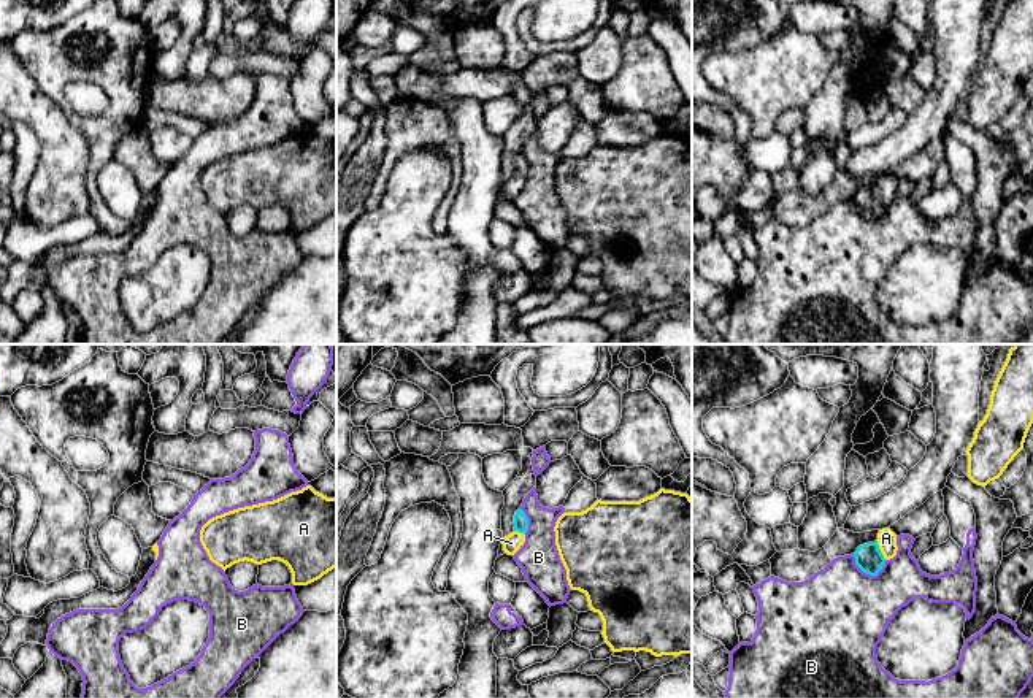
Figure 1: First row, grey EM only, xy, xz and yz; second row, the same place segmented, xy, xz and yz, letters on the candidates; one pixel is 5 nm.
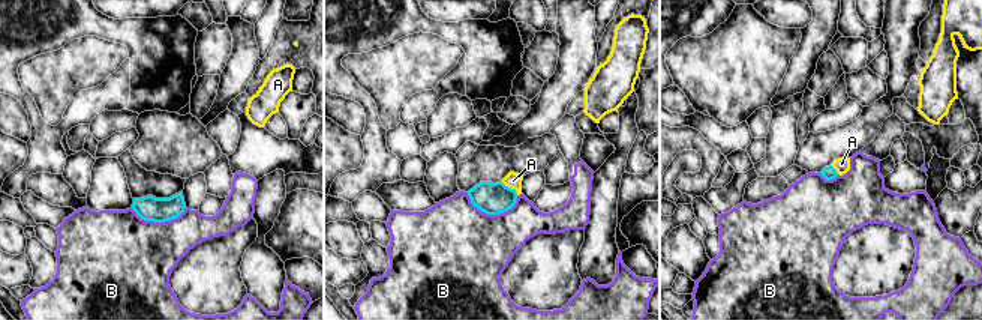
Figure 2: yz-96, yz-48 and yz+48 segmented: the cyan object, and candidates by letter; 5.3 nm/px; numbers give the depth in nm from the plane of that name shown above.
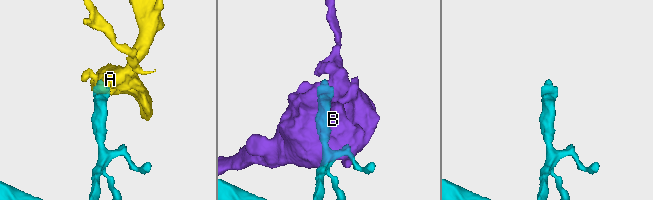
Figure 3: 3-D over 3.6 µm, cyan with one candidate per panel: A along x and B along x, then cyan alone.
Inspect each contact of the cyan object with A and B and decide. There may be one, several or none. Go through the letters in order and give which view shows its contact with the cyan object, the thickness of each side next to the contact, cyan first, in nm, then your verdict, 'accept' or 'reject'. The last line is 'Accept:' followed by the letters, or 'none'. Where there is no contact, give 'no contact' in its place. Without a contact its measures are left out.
A: contact in yz; calibres 140 and 100 nm; accept
B: contact in yz; calibres 140 and 480 nm; reject
Accept: A

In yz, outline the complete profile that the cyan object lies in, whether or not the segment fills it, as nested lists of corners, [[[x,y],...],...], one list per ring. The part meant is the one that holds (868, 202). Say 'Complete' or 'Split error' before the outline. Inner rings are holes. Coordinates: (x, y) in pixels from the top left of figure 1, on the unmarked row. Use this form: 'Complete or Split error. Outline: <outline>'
Split error. Outline: [[[882,173],[874,187],[858,190],[854,197],[855,209],[866,219],[876,221],[884,208],[897,200],[897,179],[890,173]]]

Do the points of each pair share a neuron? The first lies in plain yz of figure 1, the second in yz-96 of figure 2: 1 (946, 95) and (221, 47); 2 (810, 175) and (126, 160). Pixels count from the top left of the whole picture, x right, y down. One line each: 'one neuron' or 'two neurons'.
1: two neurons
2: two neurons

